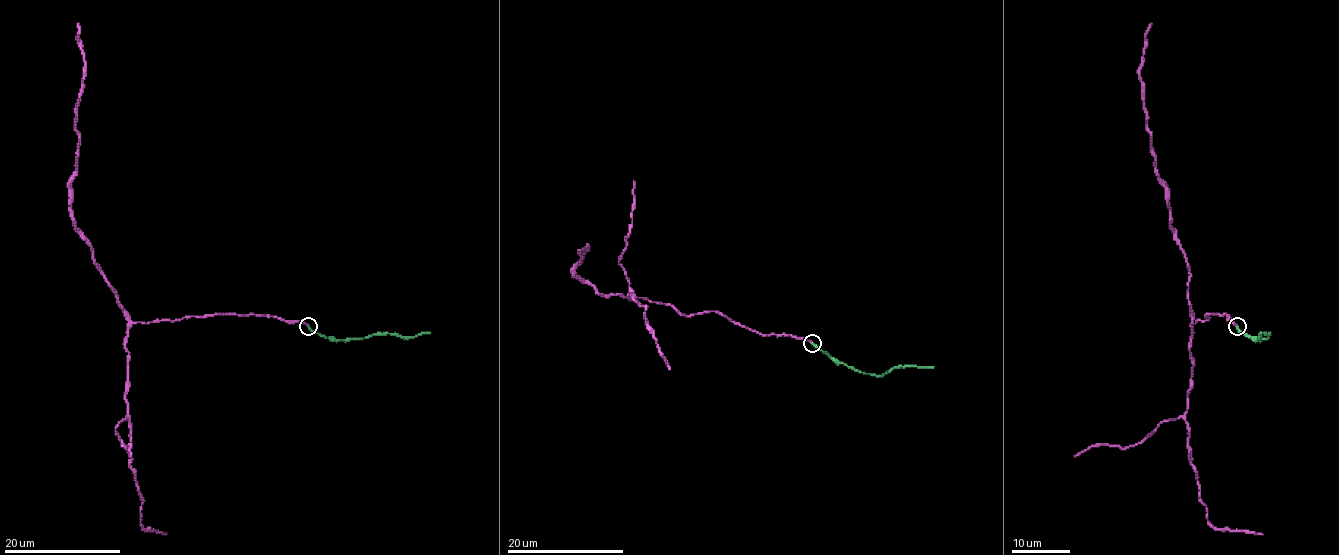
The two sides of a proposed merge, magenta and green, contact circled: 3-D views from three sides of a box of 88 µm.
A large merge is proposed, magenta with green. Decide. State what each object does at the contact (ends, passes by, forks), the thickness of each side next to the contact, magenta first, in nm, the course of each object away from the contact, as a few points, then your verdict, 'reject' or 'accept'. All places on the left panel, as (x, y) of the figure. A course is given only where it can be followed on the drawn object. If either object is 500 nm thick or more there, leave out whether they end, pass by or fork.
magenta ends | green ends | 260/240 nm | magenta via (308, 326), (253, 314), (144, 323), (128, 319), (71, 209), (78, 146), (76, 108), (84, 76), (77, 23) | green via (308, 326), (329, 339), (358, 339), (390, 333), (417, 336), (430, 332) | accept

